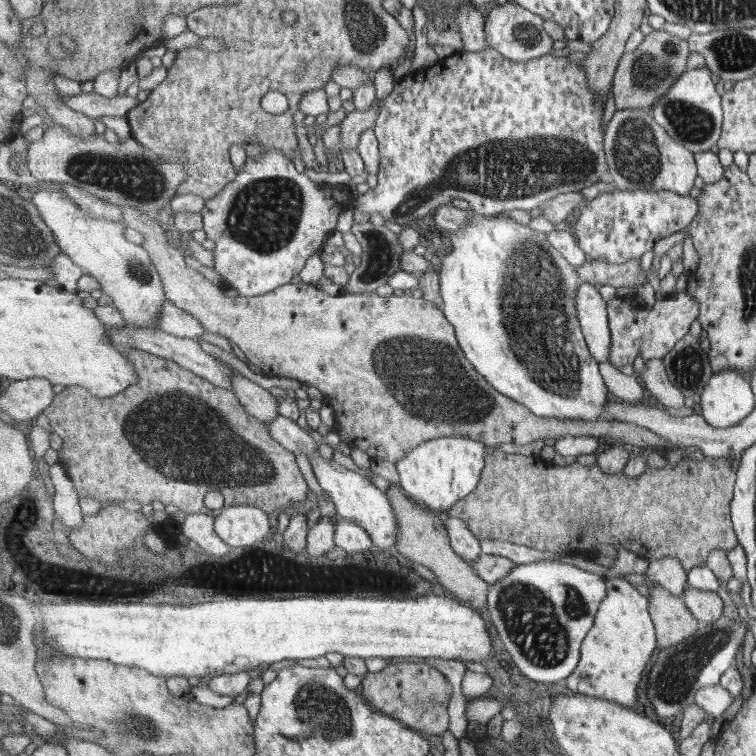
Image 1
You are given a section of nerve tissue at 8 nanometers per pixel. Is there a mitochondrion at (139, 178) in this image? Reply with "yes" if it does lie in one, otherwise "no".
yes

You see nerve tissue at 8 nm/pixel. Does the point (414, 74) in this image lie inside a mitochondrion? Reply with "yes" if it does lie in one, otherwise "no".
no

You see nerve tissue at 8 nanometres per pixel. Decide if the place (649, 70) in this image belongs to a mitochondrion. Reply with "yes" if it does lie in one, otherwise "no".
yes

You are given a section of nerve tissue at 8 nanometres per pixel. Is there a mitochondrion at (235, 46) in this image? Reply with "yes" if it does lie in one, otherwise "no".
no

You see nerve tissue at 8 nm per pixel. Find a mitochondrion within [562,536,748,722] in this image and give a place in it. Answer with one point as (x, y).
(675, 677)

